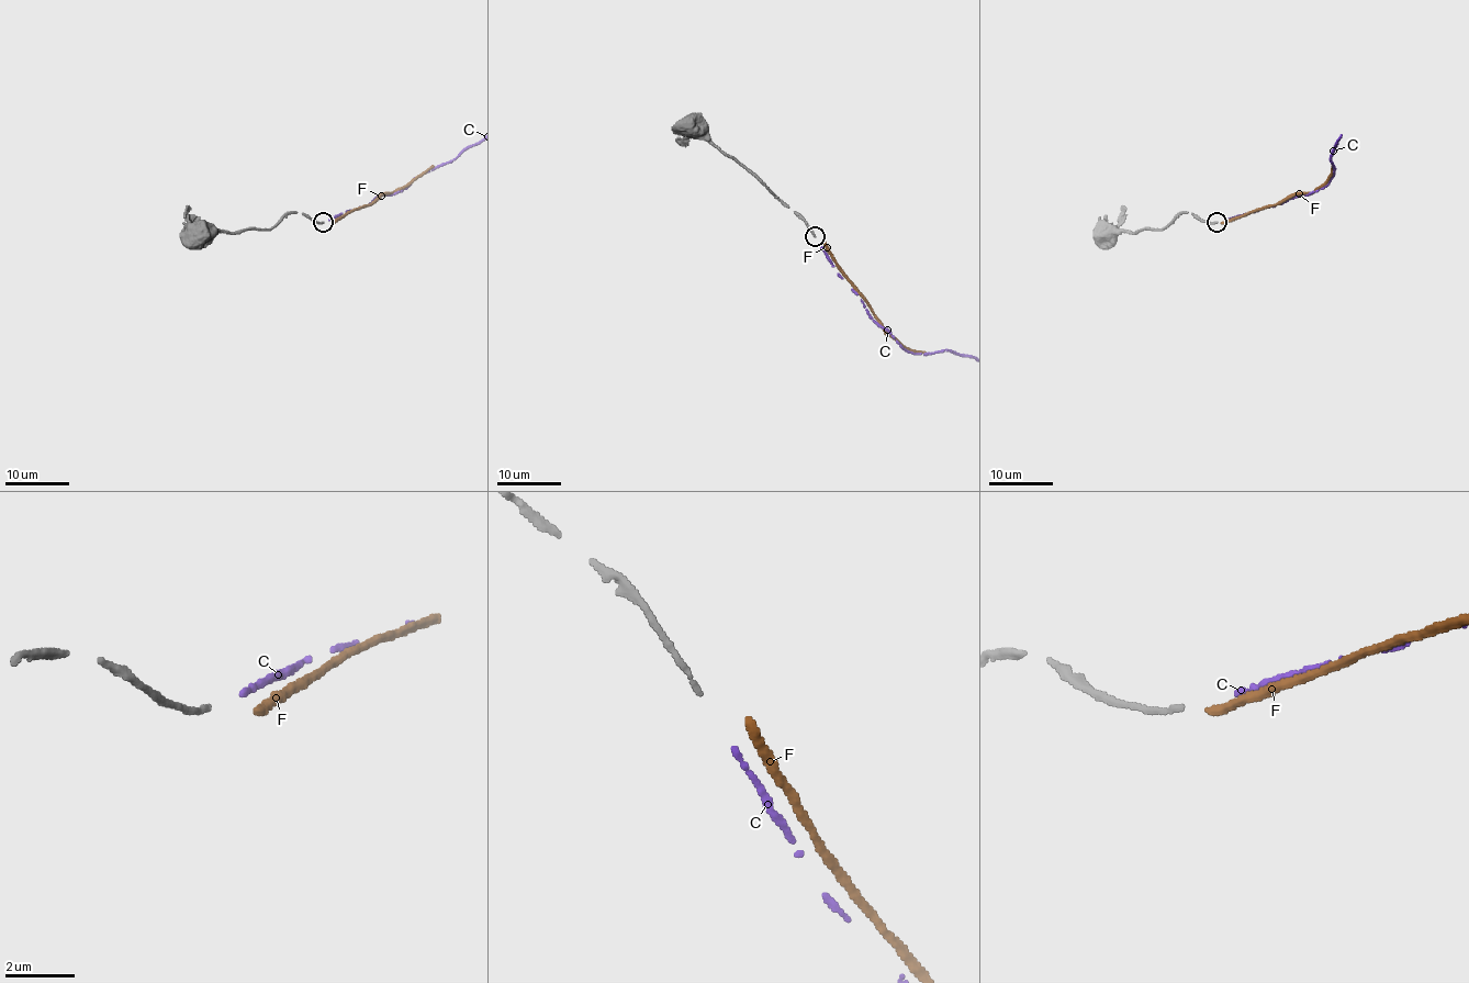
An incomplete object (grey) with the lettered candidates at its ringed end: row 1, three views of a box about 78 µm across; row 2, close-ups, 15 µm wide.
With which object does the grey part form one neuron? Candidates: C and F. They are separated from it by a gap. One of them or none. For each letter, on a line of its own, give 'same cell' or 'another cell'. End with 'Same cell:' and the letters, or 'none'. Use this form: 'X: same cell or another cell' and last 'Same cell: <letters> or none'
C: same cell
F: another cell
Same cell: C

